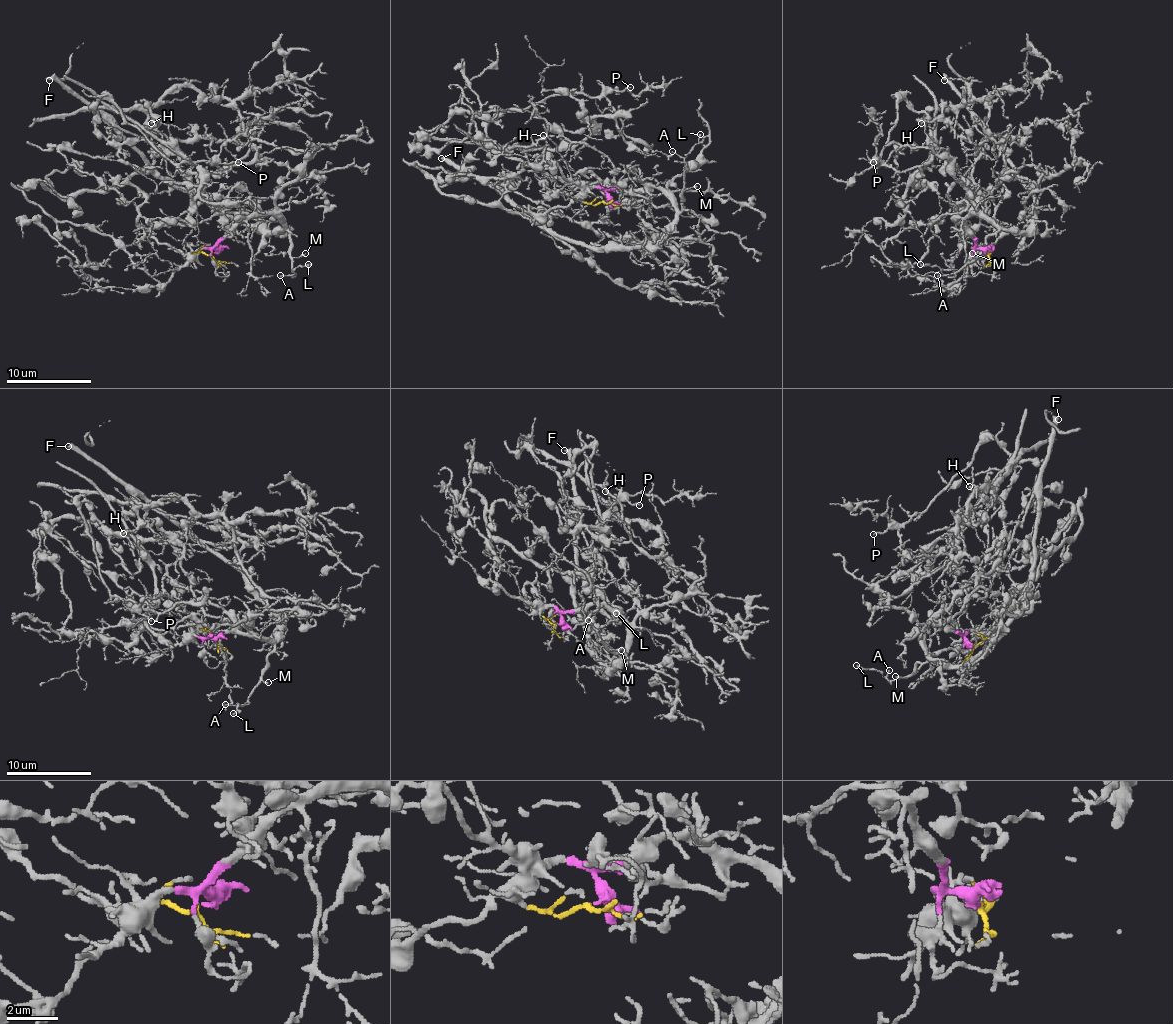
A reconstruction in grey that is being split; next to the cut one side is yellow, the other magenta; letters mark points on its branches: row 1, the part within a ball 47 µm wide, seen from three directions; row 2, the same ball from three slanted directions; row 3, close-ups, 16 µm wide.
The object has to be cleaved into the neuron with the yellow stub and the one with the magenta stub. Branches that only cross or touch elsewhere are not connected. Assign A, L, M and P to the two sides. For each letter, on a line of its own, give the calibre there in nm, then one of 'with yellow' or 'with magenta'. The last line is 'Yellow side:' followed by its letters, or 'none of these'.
A: 90 nm thick; with magenta
L: 80 nm thick; with magenta
M: 120 nm thick; with magenta
P: 130 nm thick; with yellow
Yellow side: P

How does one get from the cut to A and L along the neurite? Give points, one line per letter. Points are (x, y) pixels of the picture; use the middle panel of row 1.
A: (603, 201), (610, 191), (635, 180), (656, 186), (680, 212), (686, 161), (671, 150)
L: (603, 201), (610, 191), (635, 180), (656, 186), (680, 212), (686, 165), (684, 157), (701, 133)

